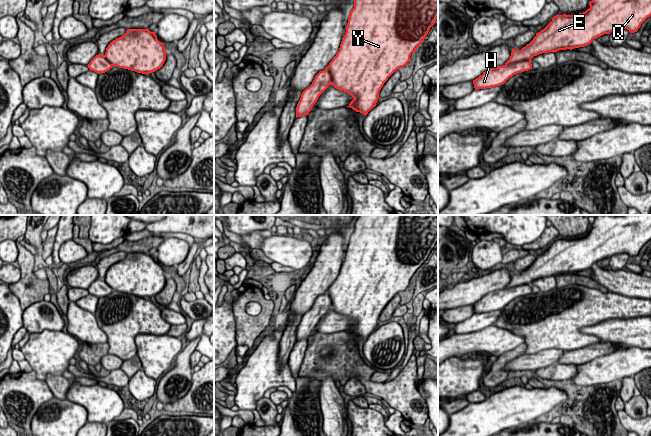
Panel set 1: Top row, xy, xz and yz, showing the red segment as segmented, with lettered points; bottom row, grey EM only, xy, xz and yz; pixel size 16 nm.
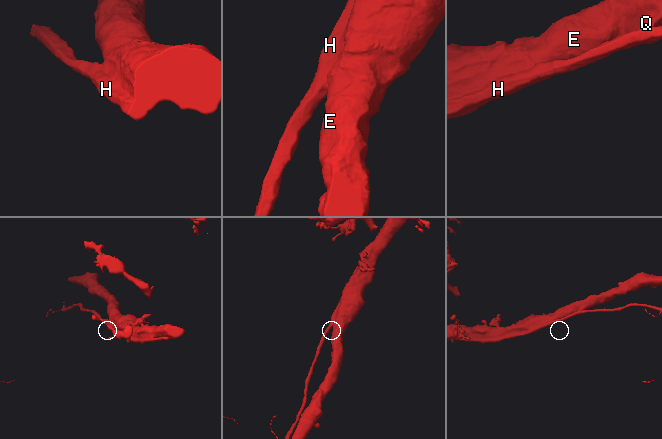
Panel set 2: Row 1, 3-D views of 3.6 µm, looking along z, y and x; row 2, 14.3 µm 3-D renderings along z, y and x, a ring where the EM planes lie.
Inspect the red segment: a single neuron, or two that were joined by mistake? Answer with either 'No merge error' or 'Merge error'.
Merge error

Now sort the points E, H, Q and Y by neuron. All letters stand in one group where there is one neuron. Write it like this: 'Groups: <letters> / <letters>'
Groups: E Q Y / H

